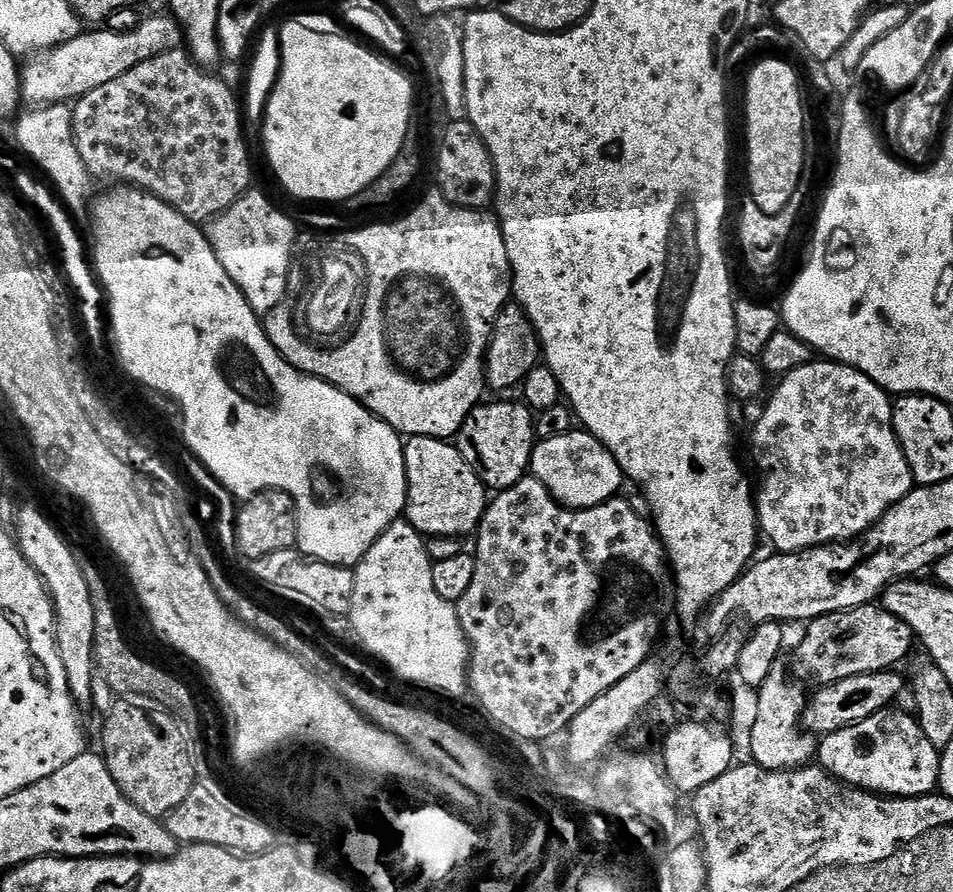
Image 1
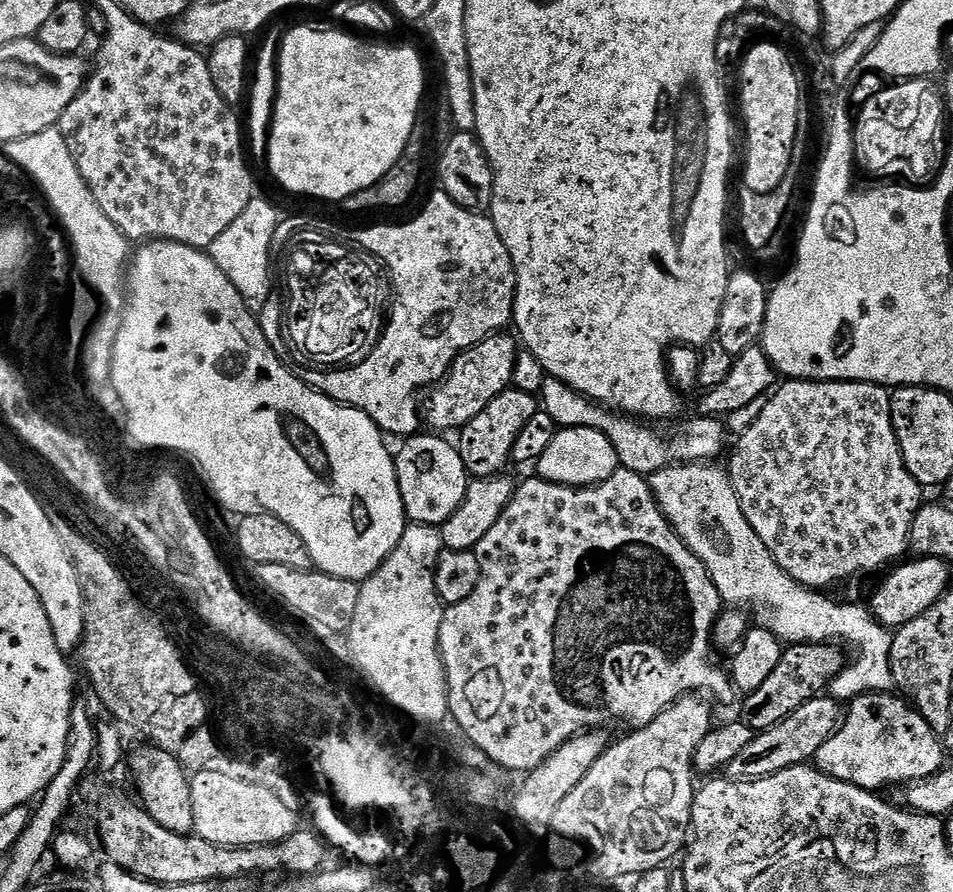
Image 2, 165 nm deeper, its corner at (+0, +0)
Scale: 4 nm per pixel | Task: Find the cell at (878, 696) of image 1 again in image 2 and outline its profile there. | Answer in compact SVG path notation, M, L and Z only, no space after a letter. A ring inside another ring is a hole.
M824 694L815 696L802 706L798 706L794 714L782 718L782 722L757 731L753 735L750 746L746 746L734 758L734 762L728 764L727 779L757 780L763 776L778 774L778 770L786 770L796 764L808 764L815 761L818 750L822 750L824 743L833 736L841 720L842 708L835 699Z

